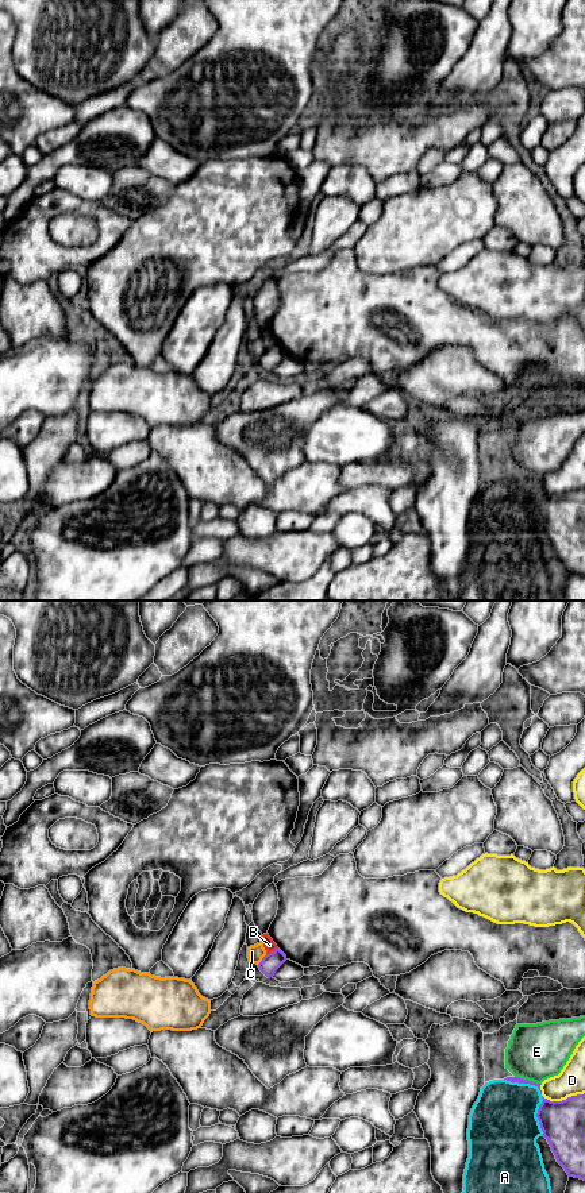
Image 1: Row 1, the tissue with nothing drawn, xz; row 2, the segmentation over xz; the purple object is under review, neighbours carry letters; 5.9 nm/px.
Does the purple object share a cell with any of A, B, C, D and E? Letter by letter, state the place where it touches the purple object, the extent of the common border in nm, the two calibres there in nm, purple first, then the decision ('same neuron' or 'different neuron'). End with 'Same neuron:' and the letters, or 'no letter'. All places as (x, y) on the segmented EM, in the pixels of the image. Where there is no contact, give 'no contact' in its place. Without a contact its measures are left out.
A: xz (541, 1093) | 400 nm | 30/380 nm | different neuron
B: xz (272, 952) | 80 nm | 110/70 nm | different neuron
C: xz (262, 960) | 90 nm | 110/100 nm | different neuron
D: xz (558, 1101) | 280 nm | 260/170 nm | different neuron
E: xz (527, 1080) | 170 nm | 30/340 nm | different neuron
Same neuron: no letter

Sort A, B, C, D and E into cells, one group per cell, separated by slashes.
A / B / C / D / E

